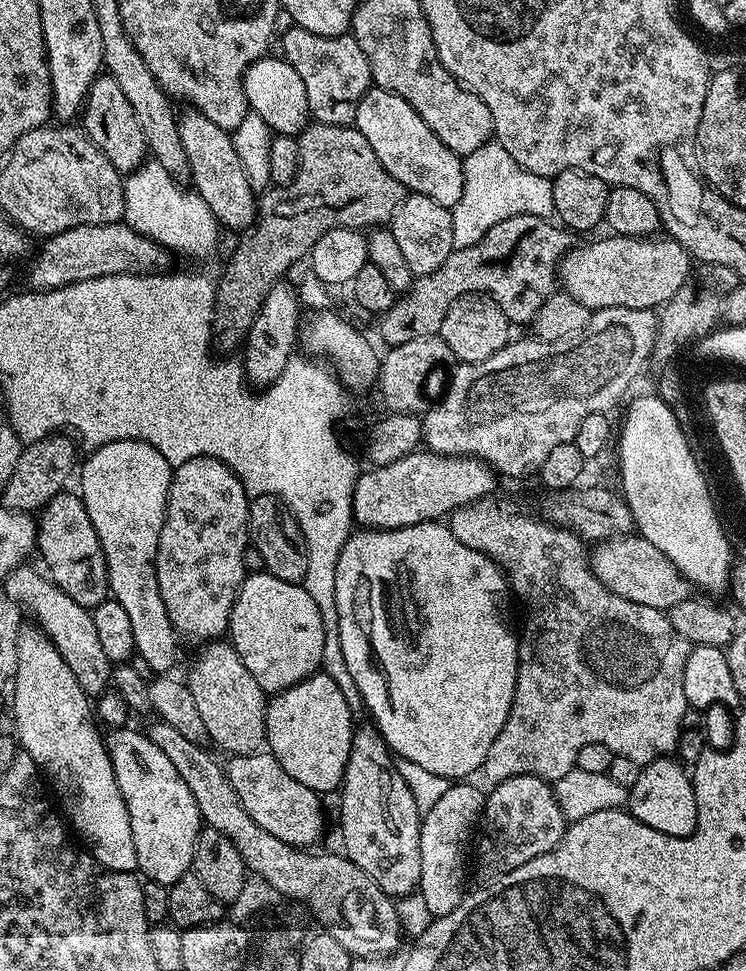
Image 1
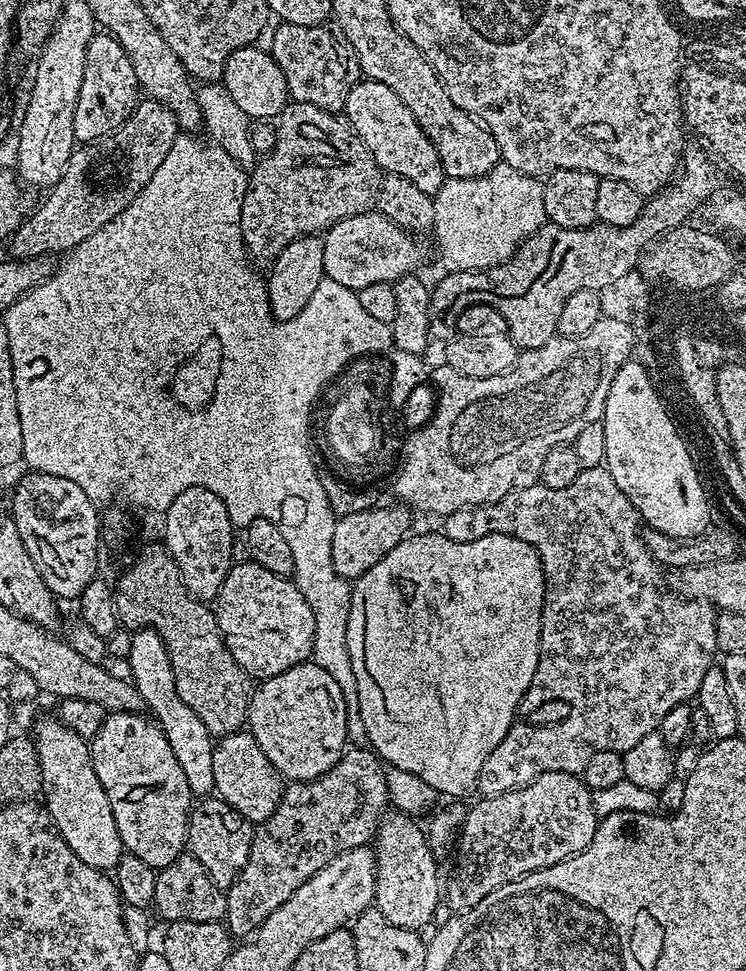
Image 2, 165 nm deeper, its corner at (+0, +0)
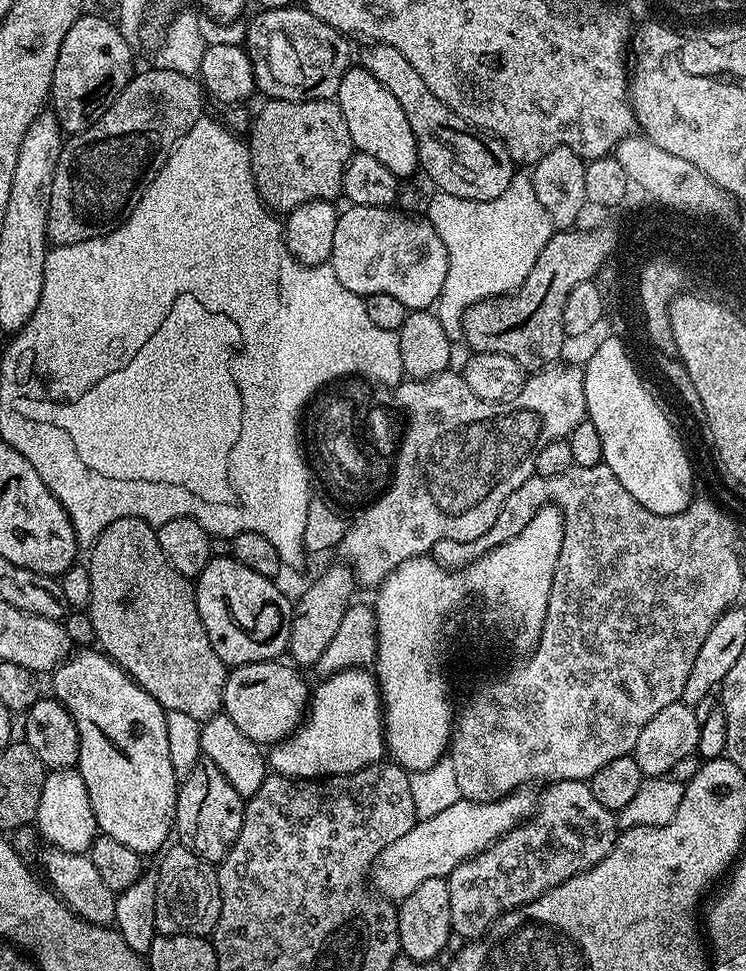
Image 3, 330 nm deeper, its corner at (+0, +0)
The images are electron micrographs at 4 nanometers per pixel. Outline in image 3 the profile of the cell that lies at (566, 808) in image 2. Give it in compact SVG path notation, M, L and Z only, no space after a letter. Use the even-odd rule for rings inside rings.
M558 780L549 783L545 788L548 789L545 790L544 796L542 792L542 803L537 807L536 811L532 813L531 819L525 820L521 827L510 830L502 839L495 840L484 852L477 852L476 855L471 856L469 860L462 862L448 875L448 877L446 877L448 885L450 886L450 922L452 923L452 931L457 937L483 937L488 929L492 927L494 921L496 921L498 917L504 915L505 912L512 912L514 909L522 907L523 904L529 904L530 901L534 898L538 898L543 892L549 892L553 884L561 884L570 878L574 878L580 872L586 871L587 868L593 868L595 864L602 862L602 858L606 858L606 854L610 854L610 850L614 846L614 842L618 835L616 816L606 806L602 806L602 802L598 802L598 798L594 798L591 783L582 780ZM528 868L530 871L536 872L536 876L540 880L534 881L533 884L528 884Z

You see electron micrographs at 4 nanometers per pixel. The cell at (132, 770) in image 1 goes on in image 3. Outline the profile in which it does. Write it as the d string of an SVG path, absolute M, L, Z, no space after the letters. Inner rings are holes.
M80 650L69 656L51 673L51 695L70 710L78 726L80 762L78 771L86 782L90 806L94 806L96 827L103 835L130 846L148 858L151 852L159 853L169 843L176 823L176 794L178 781L174 766L170 766L170 745L166 742L166 713L153 696L146 694L116 661L100 650Z

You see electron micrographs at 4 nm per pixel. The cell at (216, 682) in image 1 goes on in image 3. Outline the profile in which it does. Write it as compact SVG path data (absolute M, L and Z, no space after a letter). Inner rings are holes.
M133 516L118 518L118 522L110 522L110 526L106 526L106 530L102 530L102 534L96 539L87 556L86 567L90 574L91 594L86 611L90 622L94 622L96 644L102 649L104 655L116 661L136 683L142 686L142 690L146 690L146 694L153 696L164 707L165 713L181 712L182 714L190 714L190 718L201 722L221 715L224 707L224 687L230 671L229 665L224 664L222 658L218 658L218 654L214 654L214 646L210 646L206 626L202 626L202 618L198 614L198 602L196 601L196 590L193 581L189 577L183 576L178 570L174 570L174 566L168 561L162 546L158 542L156 528L151 524L147 524L142 518L134 518Z

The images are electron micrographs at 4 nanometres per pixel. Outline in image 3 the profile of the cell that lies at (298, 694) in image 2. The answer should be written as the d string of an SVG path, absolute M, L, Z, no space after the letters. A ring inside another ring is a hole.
M275 659L250 662L249 664L237 664L229 671L226 678L223 715L228 716L230 722L234 722L234 726L238 726L238 730L242 730L242 734L246 734L246 738L250 738L255 744L261 746L279 744L280 741L292 735L300 727L300 723L304 721L308 711L310 684L307 684L296 673L299 671L291 663L280 663L284 662Z

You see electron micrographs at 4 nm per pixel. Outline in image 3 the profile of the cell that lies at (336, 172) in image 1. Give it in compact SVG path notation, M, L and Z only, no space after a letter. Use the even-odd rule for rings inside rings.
M271 98L263 101L260 113L257 111L254 116L254 123L250 133L250 139L247 141L248 152L252 156L252 173L256 179L256 189L264 203L268 205L271 211L277 214L287 214L293 212L299 204L305 204L311 200L330 200L335 201L341 195L344 187L344 171L354 154L350 130L346 130L346 118L342 118L342 110L336 105L335 99L330 100L274 100Z

